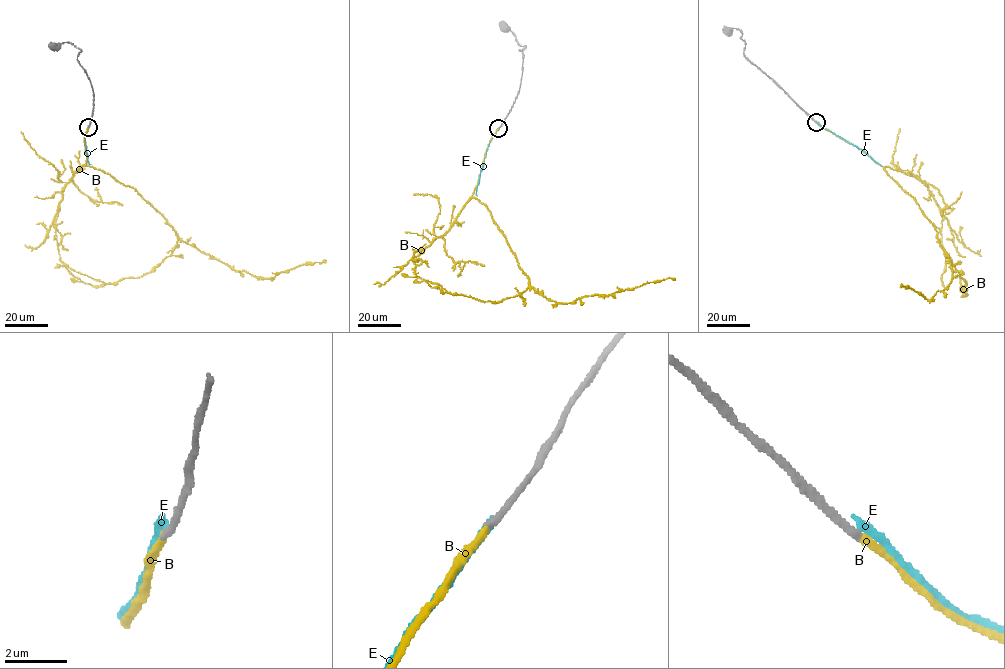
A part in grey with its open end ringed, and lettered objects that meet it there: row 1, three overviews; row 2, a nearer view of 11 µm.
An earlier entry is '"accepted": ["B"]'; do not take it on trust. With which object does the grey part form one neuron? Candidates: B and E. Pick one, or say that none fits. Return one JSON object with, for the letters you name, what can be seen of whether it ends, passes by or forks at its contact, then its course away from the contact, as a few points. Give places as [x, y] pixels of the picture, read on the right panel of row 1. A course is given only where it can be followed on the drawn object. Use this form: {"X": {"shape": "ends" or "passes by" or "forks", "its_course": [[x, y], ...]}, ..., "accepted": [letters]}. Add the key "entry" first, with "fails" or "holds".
{"entry": "holds", "B": {"shape": "ends", "its_course": [[816, 122], [862, 149], [883, 166], [911, 195], [937, 231], [953, 271], [948, 286], [929, 300], [901, 284]]}, "accepted": ["B"]}

